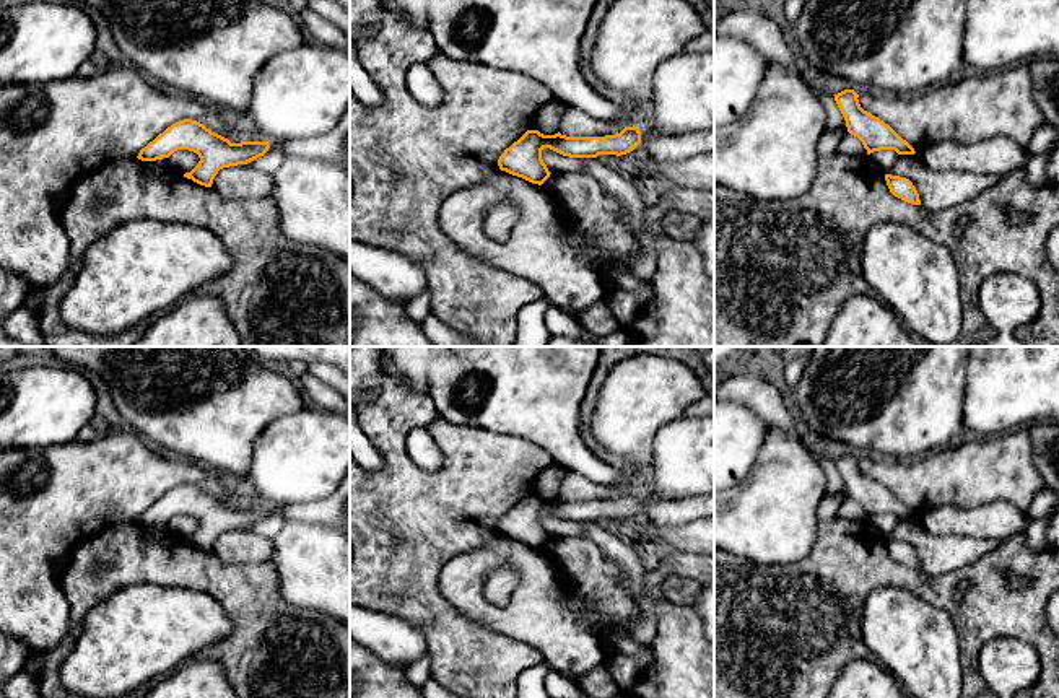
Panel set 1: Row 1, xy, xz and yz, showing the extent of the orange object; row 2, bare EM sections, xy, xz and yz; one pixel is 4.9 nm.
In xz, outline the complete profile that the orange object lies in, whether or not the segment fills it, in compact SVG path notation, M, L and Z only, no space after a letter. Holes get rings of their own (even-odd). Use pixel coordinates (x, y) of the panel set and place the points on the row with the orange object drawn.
M625 127L620 133L605 137L566 137L560 132L543 135L527 130L498 159L501 171L542 185L550 171L542 159L542 150L550 148L569 158L597 158L599 155L626 155L641 143L639 127Z

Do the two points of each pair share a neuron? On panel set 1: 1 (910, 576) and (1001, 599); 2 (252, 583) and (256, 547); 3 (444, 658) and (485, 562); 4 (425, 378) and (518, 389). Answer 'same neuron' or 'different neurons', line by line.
1: same neuron
2: different neurons
3: different neurons
4: same neuron

